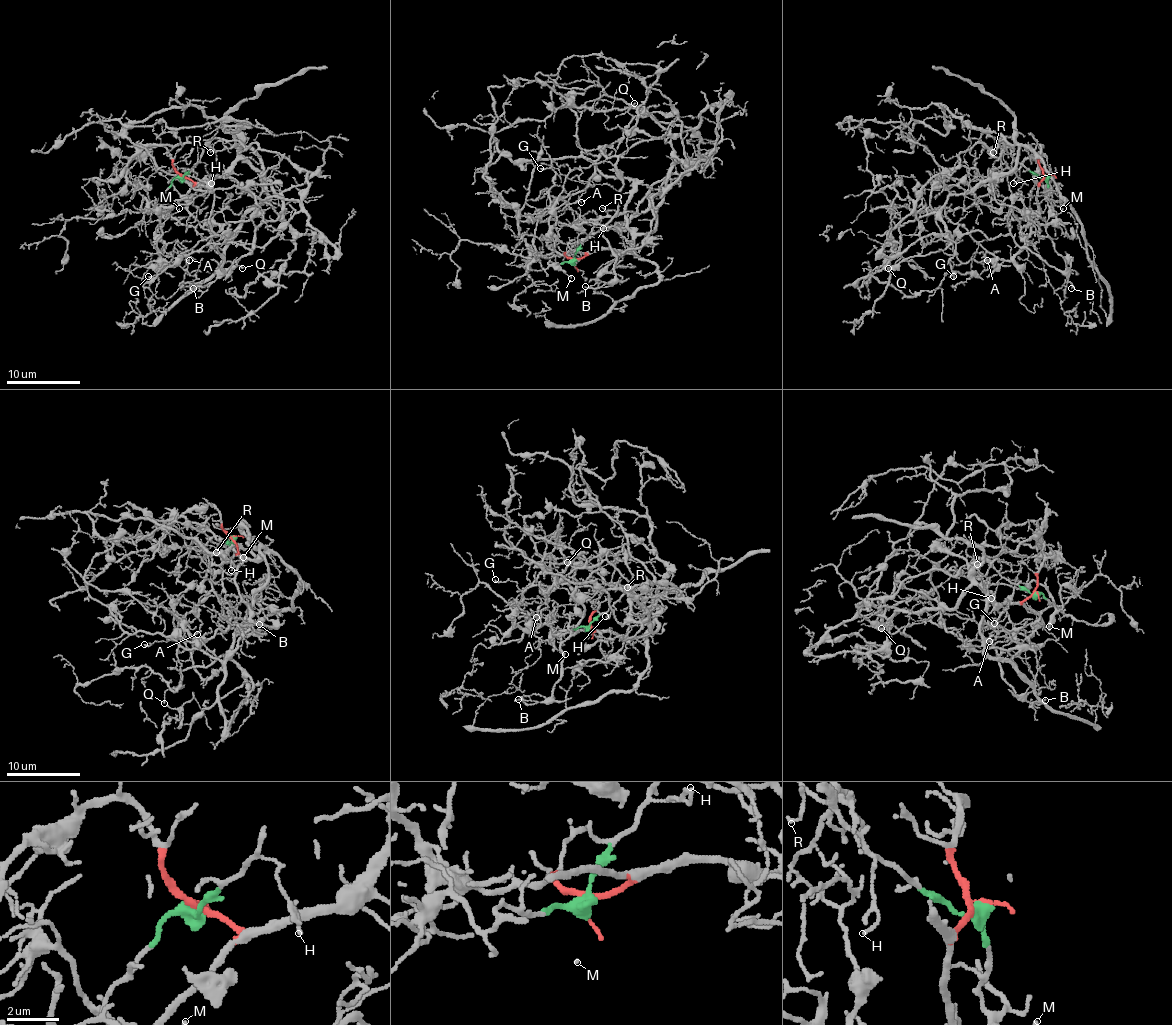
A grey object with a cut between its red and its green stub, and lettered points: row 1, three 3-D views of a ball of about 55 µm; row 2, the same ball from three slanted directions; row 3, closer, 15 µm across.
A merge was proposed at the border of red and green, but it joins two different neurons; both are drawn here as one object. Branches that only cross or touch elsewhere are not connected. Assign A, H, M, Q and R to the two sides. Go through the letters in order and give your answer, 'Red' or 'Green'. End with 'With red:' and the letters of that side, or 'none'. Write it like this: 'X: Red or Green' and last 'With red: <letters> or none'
A: Red
H: Green
M: Green
Q: Red
R: Green
With red: A, Q

